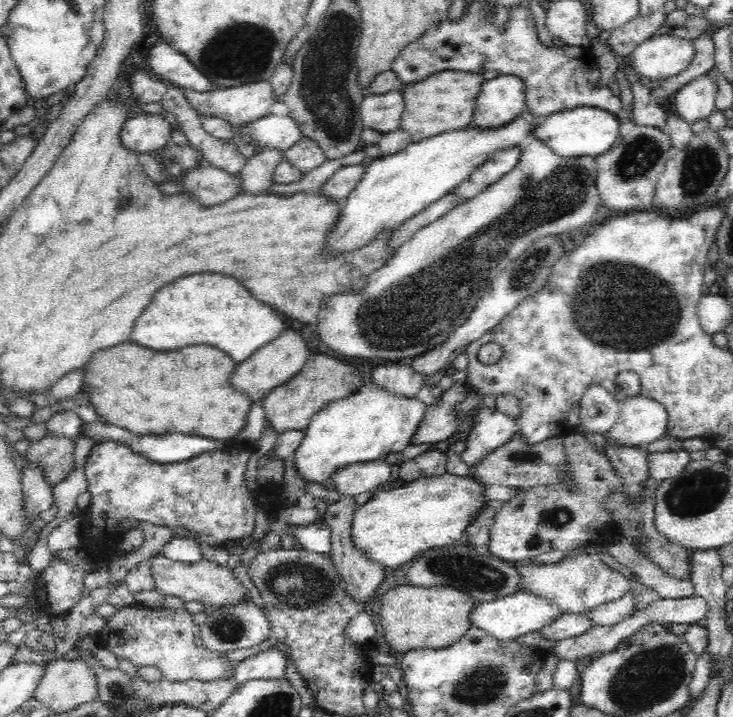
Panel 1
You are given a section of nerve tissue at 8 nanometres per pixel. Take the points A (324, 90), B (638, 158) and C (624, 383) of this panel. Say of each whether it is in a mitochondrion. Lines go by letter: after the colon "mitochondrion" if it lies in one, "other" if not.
A: mitochondrion
B: mitochondrion
C: other

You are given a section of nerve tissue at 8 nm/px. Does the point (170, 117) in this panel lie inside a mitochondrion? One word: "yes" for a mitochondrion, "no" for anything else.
no

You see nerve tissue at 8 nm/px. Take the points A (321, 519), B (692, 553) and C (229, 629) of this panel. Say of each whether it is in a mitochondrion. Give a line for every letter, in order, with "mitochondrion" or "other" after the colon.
A: other
B: other
C: mitochondrion

